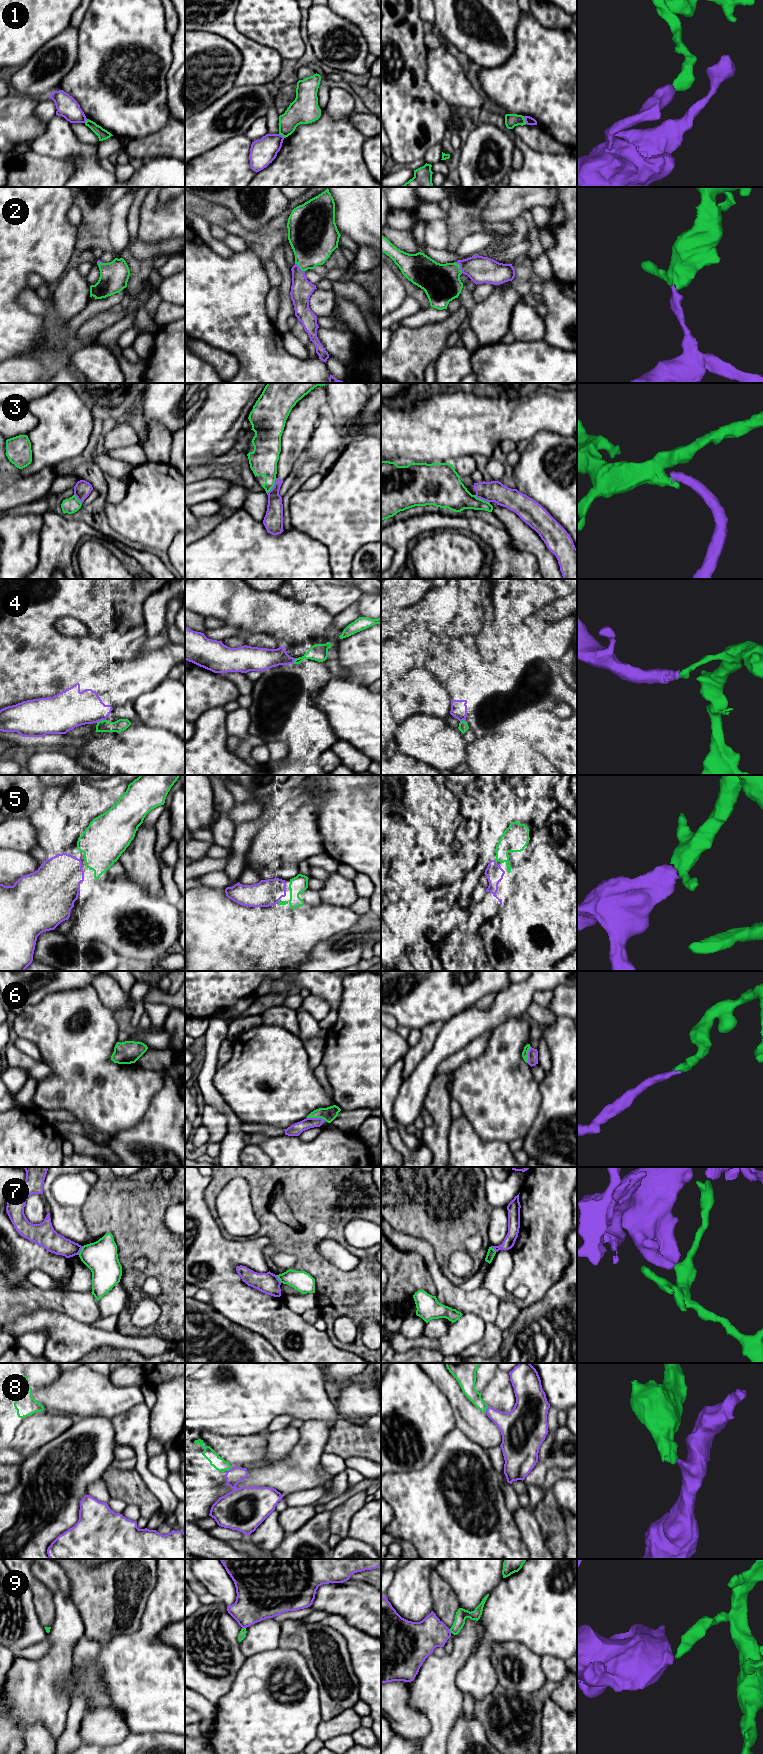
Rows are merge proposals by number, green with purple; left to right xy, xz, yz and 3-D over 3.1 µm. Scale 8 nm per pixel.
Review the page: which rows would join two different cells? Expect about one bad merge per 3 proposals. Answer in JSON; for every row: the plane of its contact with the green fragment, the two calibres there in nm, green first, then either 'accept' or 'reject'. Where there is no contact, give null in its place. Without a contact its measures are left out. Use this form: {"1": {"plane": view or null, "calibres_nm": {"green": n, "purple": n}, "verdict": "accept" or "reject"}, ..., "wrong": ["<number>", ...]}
{"1": {"plane": "yz", "calibres_nm": {"green": 110, "purple": 70}, "verdict": "reject"}, "2": {"plane": "yz", "calibres_nm": {"green": 300, "purple": 220}, "verdict": "accept"}, "3": {"plane": "xz", "calibres_nm": {"green": 220, "purple": 140}, "verdict": "reject"}, "4": {"plane": "xy", "calibres_nm": {"green": 100, "purple": 300}, "verdict": "reject"}, "5": {"plane": "xz", "calibres_nm": {"green": 30, "purple": 220}, "verdict": "accept"}, "6": {"plane": "xz", "calibres_nm": {"green": 110, "purple": 100}, "verdict": "accept"}, "7": {"plane": "xy", "calibres_nm": {"green": 260, "purple": 160}, "verdict": "reject"}, "8": {"plane": "xz", "calibres_nm": {"green": 100, "purple": 180}, "verdict": "accept"}, "9": {"plane": "xz", "calibres_nm": {"green": 60, "purple": 320}, "verdict": "reject"}, "wrong": ["1", "3", "4", "7", "9"]}

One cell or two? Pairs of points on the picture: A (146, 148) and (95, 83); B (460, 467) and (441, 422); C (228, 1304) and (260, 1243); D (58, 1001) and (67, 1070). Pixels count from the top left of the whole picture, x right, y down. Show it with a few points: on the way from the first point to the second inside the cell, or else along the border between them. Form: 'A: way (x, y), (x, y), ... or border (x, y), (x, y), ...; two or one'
A: border (160, 129), (130, 140); two
B: border (473, 456), (460, 456), (452, 462); two
C: way (228, 1287), (228, 1268), (243, 1253); one
D: way (61, 1018), (63, 1029), (67, 1034), (67, 1053); one

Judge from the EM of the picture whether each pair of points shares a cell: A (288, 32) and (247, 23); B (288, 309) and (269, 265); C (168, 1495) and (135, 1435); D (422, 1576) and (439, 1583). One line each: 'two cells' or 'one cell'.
A: one cell
B: two cells
C: one cell
D: two cells

